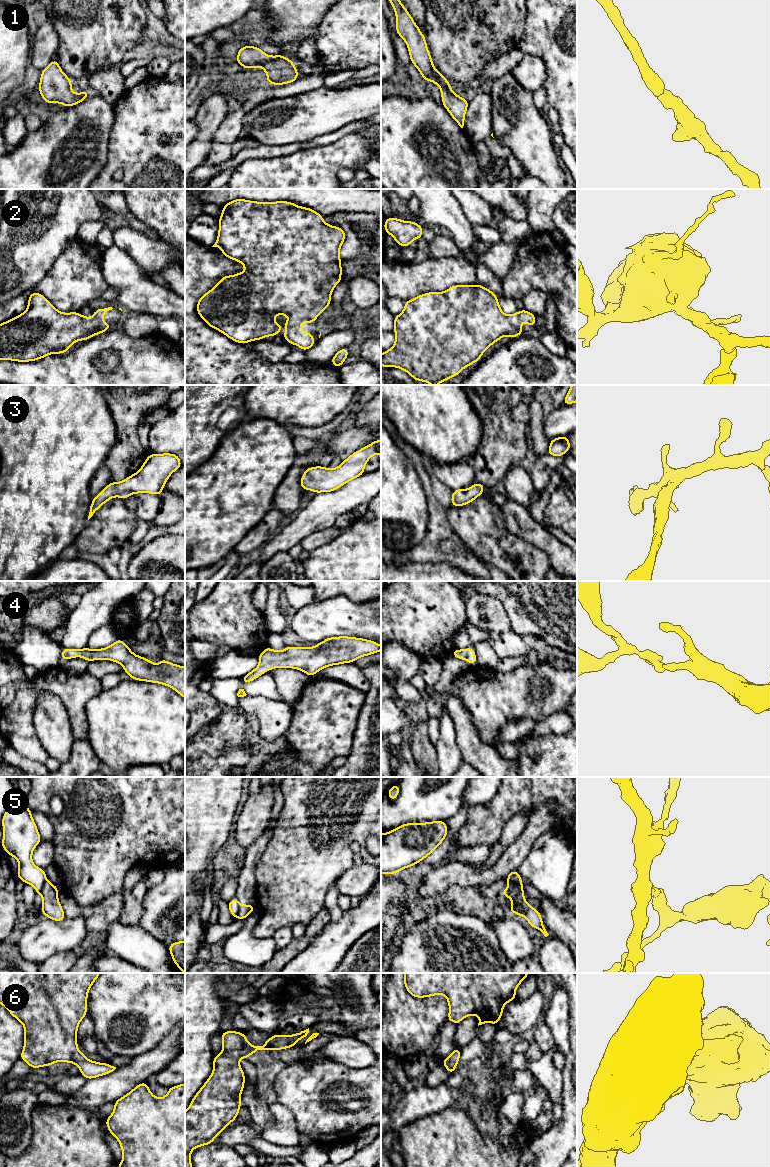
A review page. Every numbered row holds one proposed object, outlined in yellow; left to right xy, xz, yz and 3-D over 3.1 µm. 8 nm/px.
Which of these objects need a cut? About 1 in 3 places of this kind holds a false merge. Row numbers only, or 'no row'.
5

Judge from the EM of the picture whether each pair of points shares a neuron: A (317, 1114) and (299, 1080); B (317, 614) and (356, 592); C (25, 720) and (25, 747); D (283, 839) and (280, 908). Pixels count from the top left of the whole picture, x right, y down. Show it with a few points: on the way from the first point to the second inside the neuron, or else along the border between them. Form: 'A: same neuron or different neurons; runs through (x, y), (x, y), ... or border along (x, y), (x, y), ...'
A: same neuron; runs through (317, 1106), (317, 1098), (307, 1088)
B: different neurons; border along (325, 598), (345, 595), (356, 602), (370, 601)
C: same neuron; runs through (25, 727), (25, 740)
D: same neuron; runs through (283, 856), (283, 891)

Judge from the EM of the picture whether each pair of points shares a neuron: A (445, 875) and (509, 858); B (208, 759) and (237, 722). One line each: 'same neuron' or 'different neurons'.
A: same neuron
B: same neuron

